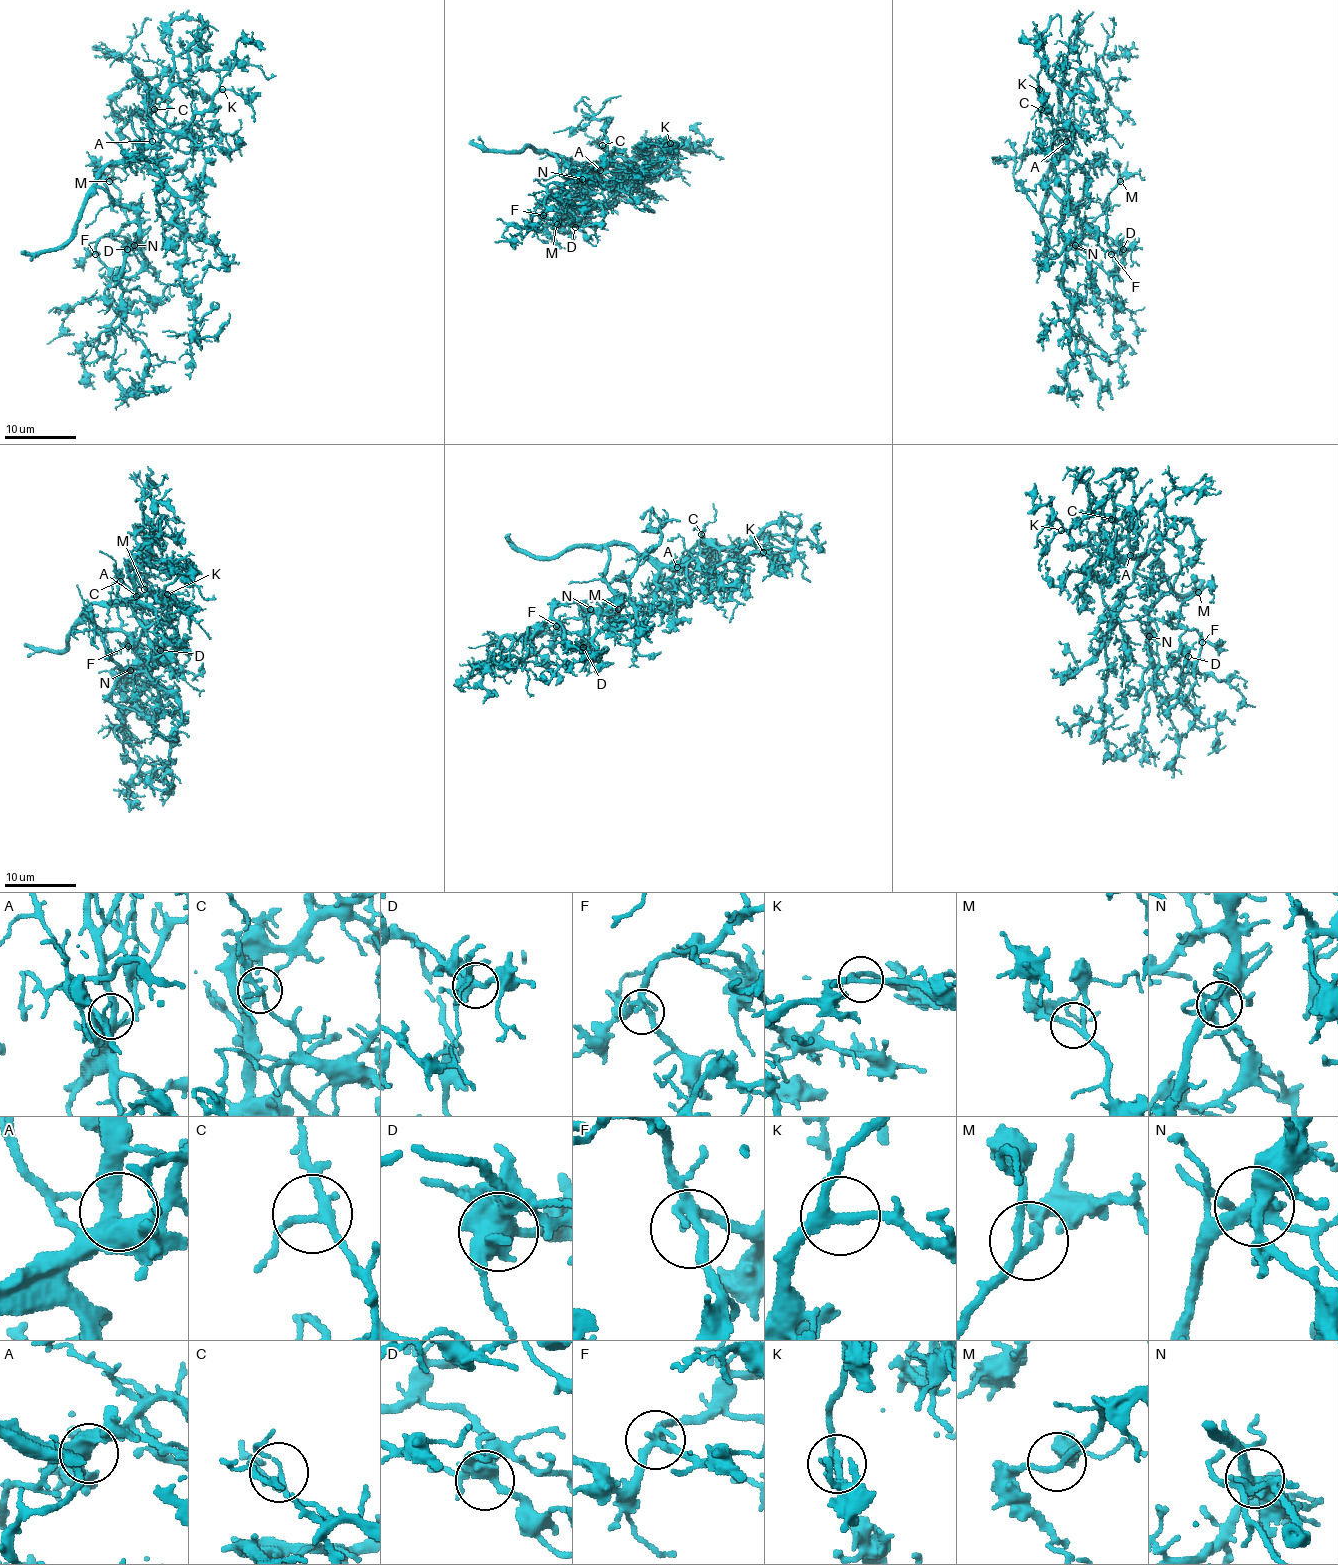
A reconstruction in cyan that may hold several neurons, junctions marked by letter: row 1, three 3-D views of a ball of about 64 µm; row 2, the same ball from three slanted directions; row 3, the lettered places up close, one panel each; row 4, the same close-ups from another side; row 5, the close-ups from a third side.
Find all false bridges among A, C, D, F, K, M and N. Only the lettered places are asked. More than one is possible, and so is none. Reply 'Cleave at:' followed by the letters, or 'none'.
Cleave at: none

